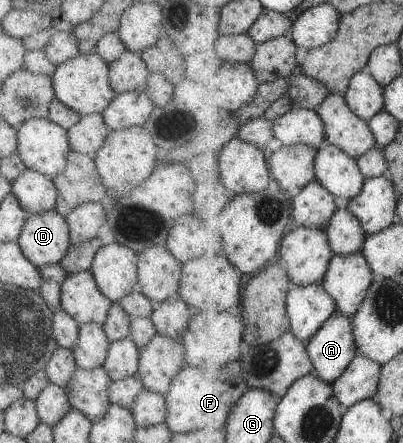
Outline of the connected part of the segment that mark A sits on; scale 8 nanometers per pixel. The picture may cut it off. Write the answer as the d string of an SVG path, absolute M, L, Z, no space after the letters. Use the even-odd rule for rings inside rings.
M335 312L308 341L308 352L321 379L333 383L341 377L359 354L352 317Z

